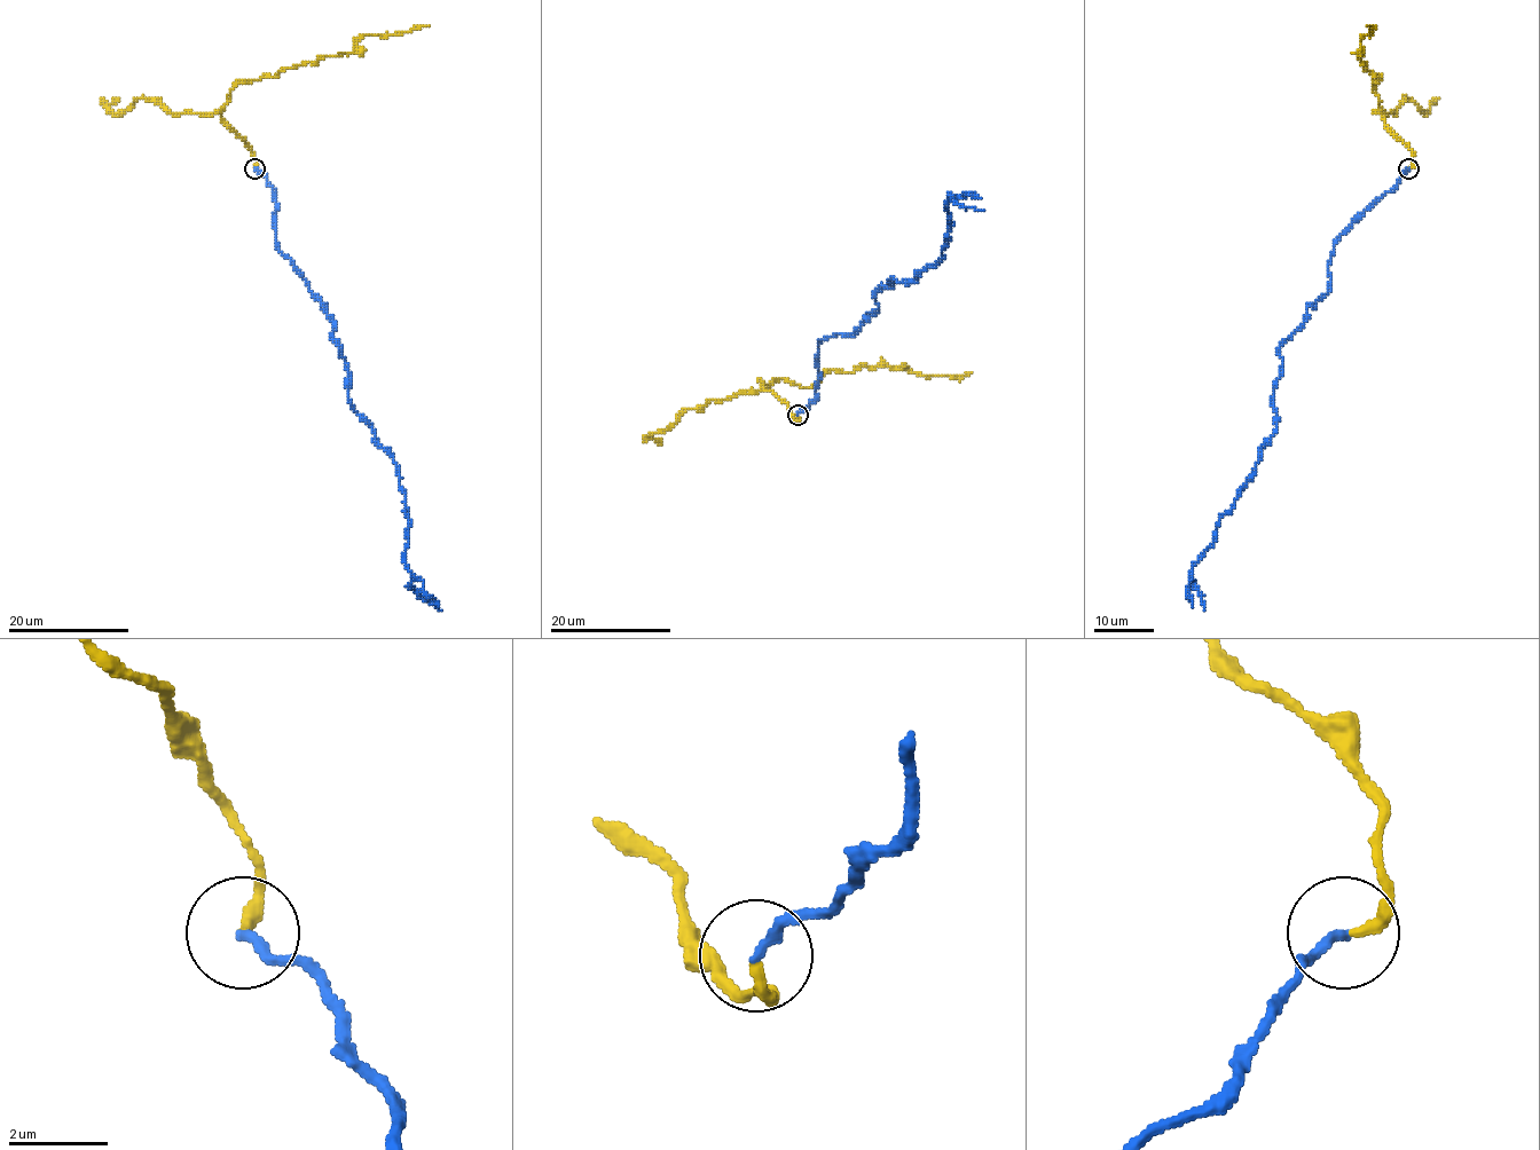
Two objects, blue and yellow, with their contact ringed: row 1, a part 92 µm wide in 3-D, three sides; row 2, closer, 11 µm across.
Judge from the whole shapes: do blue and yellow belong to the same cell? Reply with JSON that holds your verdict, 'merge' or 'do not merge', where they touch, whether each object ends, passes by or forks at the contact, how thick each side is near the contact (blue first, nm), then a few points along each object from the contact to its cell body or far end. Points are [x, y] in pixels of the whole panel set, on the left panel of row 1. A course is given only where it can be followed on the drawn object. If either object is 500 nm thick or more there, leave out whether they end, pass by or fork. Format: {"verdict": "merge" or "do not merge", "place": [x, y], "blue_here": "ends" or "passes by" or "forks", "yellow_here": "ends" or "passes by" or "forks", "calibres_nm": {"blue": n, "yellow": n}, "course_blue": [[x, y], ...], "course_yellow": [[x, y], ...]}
{"verdict": "merge", "place": [254, 168], "blue_here": "ends", "yellow_here": "ends", "calibres_nm": {"blue": 200, "yellow": 240}, "course_blue": [[256, 168], [277, 204], [275, 241], [335, 324], [350, 406], [398, 475], [411, 585], [440, 611]], "course_yellow": [[256, 168], [253, 154], [222, 117], [229, 92], [238, 83], [350, 54], [363, 36], [402, 34], [429, 25]]}

